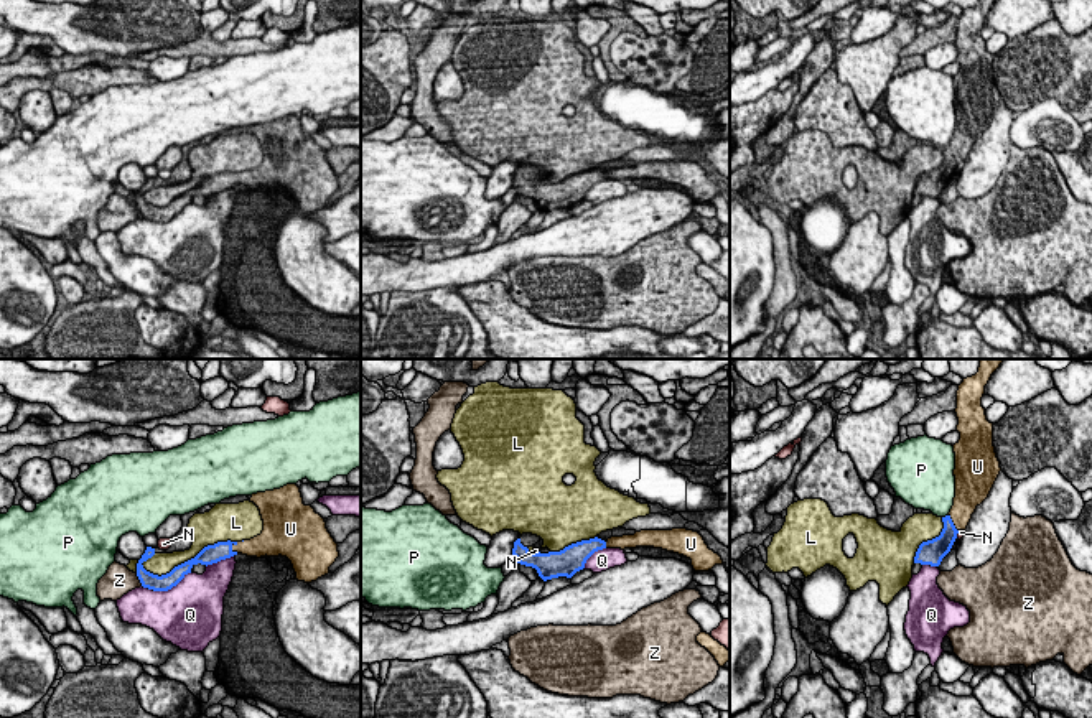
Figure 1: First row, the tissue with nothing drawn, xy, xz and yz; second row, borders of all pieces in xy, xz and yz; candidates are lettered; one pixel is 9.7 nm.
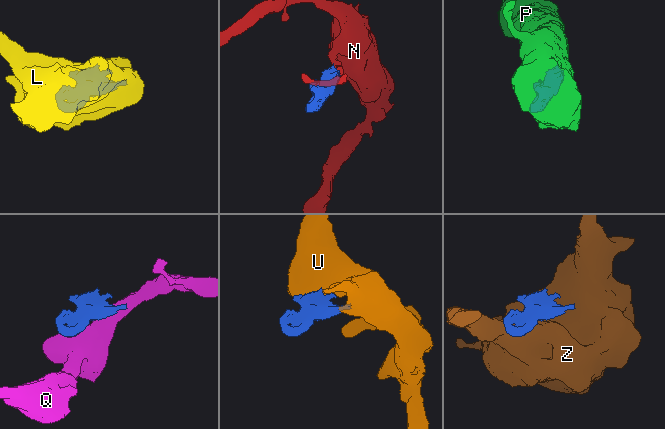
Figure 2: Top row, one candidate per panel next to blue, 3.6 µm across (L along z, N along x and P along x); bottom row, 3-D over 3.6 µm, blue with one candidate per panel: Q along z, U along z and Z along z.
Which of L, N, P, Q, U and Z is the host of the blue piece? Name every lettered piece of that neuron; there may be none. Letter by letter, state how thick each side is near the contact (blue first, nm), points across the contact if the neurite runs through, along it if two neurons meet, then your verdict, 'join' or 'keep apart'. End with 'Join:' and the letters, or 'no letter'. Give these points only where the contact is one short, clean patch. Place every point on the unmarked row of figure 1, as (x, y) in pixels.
L: 160 nm thick on the blue side, 220 nm on the other; keep apart
N: 200 nm thick on the blue side, 60 nm on the other; keep apart
P: 160 nm thick on the blue side, 360 nm on the other; keep apart
Q: 160 nm thick on the blue side, 500 nm on the other; keep apart
U: 190 nm thick on the blue side, 190 nm on the other; join
Z: 160 nm thick on the blue side, 300 nm on the other; keep apart
Join: U

